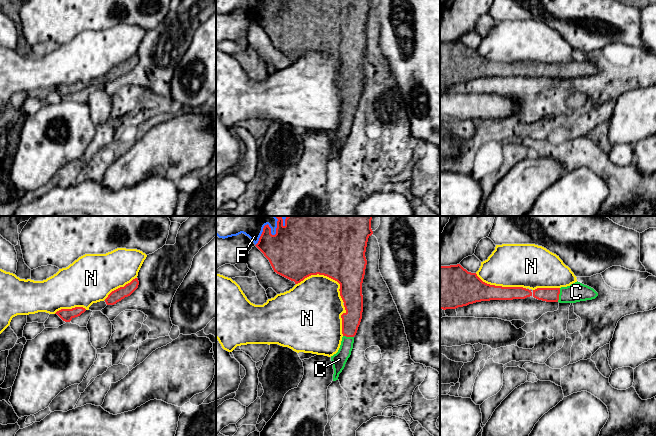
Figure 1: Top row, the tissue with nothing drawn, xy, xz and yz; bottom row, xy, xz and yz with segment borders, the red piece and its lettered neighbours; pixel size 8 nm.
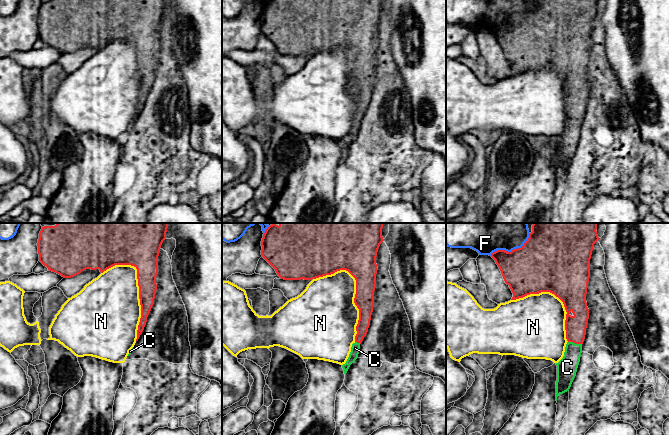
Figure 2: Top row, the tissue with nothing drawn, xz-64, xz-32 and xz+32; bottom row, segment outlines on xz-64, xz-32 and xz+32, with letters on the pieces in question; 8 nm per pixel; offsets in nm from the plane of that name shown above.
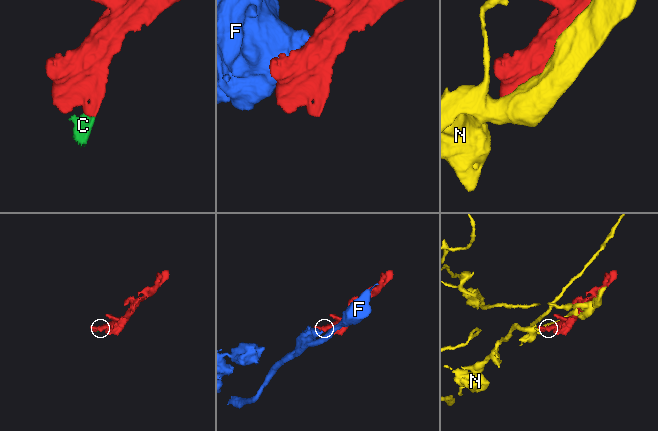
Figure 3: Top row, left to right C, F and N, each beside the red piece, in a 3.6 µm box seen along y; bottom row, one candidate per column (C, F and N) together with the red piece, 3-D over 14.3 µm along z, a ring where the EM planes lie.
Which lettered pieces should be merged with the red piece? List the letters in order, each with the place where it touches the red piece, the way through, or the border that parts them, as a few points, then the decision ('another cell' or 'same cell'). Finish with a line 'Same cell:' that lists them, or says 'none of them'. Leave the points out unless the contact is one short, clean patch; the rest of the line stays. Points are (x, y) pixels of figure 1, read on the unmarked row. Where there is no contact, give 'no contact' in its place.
C: contact yz (558, 71); way yz (545, 70), (558, 71), (576, 68); same cell
F: contact xz (267, 0); another cell
N: contact xz (327, 52); another cell
Same cell: C

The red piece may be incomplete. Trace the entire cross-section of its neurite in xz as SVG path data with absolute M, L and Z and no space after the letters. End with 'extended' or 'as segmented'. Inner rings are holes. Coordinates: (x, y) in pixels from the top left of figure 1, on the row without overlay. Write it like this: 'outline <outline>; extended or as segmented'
outline M277 0L276 10L271 10L269 1L265 1L263 8L255 21L269 36L274 48L300 59L311 51L324 51L340 60L340 72L344 78L346 88L341 91L342 94L342 117L336 130L331 132L334 150L333 157L338 156L339 150L345 143L348 134L353 125L354 112L362 95L363 71L362 59L365 51L367 36L365 33L368 14L373 10L371 0Z; extended

